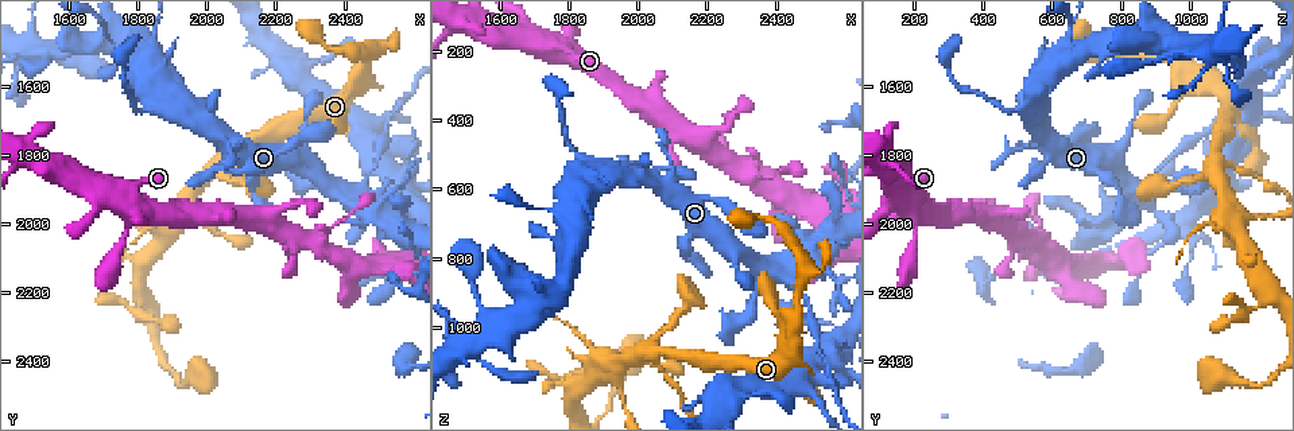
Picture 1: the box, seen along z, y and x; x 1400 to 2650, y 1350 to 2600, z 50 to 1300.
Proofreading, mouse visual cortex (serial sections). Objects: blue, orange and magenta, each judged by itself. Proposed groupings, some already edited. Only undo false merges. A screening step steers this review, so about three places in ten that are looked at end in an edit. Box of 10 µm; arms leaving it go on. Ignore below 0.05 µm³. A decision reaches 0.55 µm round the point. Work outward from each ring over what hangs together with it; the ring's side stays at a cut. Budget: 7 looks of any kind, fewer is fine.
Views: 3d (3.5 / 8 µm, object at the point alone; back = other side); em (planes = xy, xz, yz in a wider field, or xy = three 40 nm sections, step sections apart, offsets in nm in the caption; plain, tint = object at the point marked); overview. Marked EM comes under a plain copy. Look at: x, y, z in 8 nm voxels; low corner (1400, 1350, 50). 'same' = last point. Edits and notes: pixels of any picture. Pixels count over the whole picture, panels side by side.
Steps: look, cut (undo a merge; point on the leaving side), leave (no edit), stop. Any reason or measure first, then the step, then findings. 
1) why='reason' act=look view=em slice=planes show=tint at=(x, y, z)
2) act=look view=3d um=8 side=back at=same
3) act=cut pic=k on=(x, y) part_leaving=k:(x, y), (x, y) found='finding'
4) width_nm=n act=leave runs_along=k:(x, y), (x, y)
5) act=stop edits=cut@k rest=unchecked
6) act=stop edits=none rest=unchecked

why='sharp bend' act=look view=3d um=3.5 at=(2050, 1830, 1060)

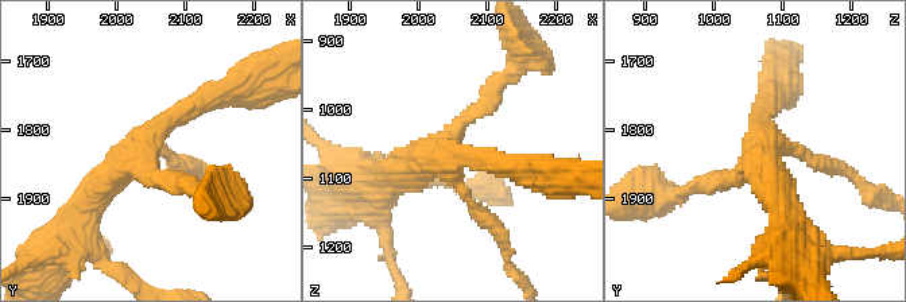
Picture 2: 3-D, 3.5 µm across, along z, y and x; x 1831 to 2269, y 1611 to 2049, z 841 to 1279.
arms=4 arm_widths_nm=150,200,300,350 act=look view=em slice=xy step=5 show=tint at=(2040, 1825, 1070)

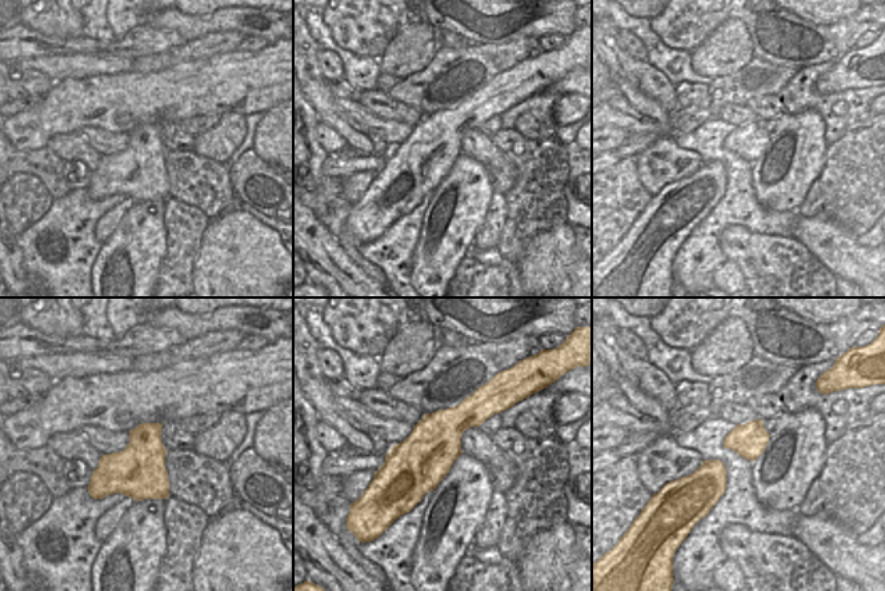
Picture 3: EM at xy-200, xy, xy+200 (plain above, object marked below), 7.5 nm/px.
width_nm=420 act=cut pic=2 on=(503, 240) part_leaving=2:(473, 208), (503, 235), (519, 281) found='two cells meet here'

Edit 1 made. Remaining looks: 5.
why='redraw' act=look view=overview

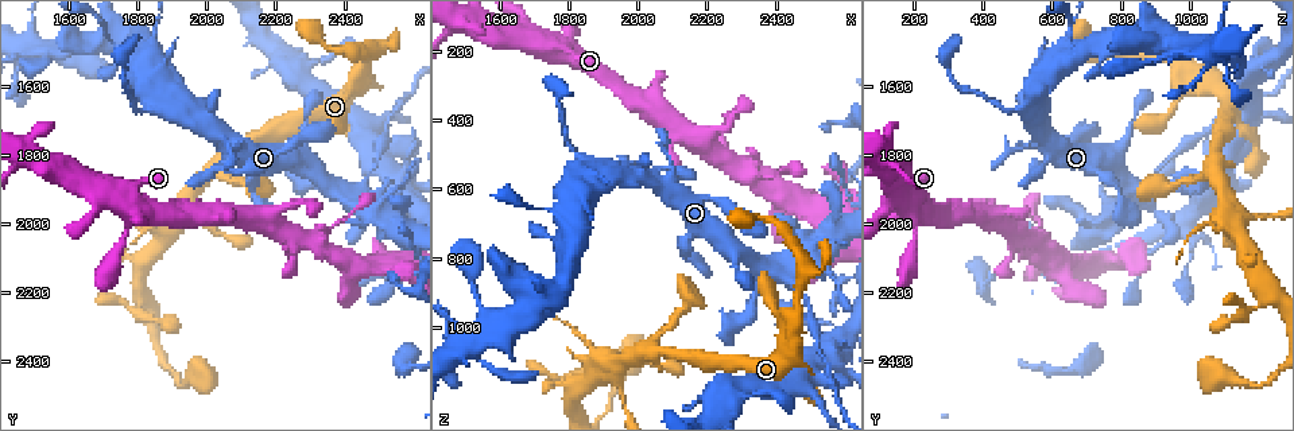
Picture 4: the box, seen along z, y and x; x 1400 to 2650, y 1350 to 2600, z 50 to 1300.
why='sudden change in width' act=look view=3d um=3.5 at=(1850, 1670, 510)

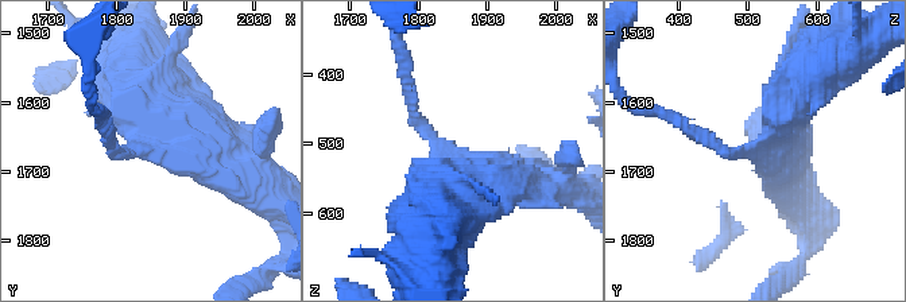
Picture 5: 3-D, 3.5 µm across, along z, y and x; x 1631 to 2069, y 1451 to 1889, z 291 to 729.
act=leave runs_along=5:(525, 186), (421, 128), (405, 80) found='all the same cell'

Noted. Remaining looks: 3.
why='abrupt turn' act=look view=3d um=3.5 side=back at=(1820, 1500, 670)

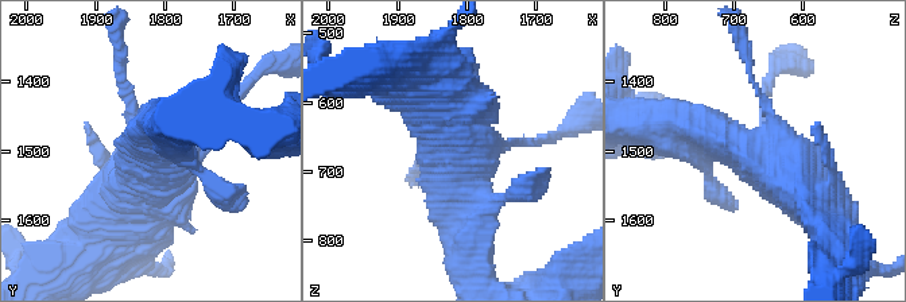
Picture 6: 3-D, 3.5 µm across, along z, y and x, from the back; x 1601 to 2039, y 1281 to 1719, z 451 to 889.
act=look view=em slice=xy step=5 show=tint at=(1820, 1505, 680)

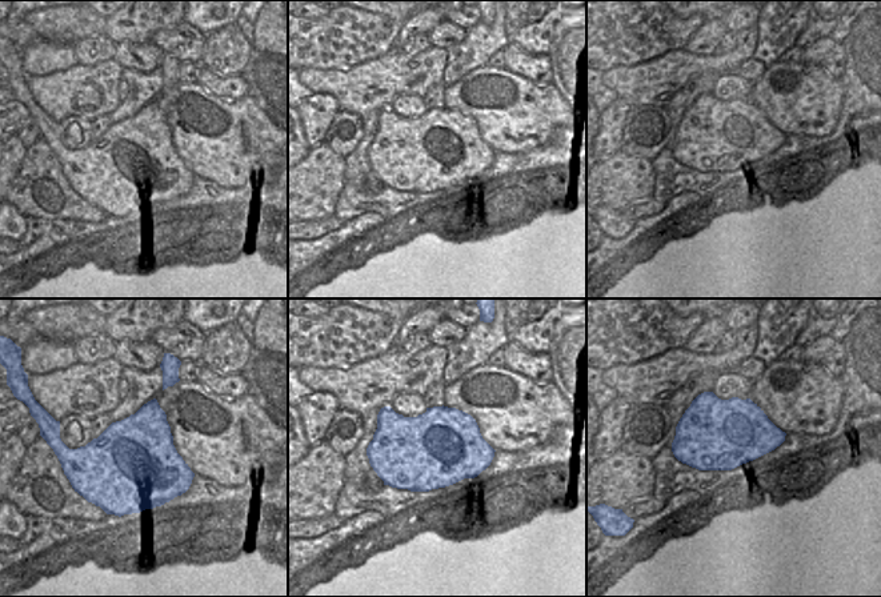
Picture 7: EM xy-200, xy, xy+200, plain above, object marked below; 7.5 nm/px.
act=leave runs_along=6:(825, 219), (794, 177), (690, 128) found='continuous, no second cell'

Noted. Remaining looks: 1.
act=stop edits=cut@2 rest=unchecked

